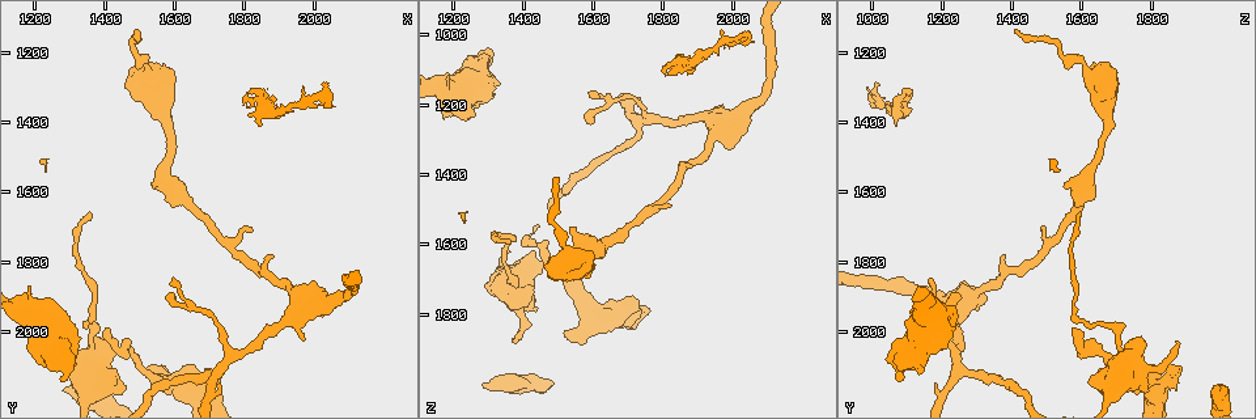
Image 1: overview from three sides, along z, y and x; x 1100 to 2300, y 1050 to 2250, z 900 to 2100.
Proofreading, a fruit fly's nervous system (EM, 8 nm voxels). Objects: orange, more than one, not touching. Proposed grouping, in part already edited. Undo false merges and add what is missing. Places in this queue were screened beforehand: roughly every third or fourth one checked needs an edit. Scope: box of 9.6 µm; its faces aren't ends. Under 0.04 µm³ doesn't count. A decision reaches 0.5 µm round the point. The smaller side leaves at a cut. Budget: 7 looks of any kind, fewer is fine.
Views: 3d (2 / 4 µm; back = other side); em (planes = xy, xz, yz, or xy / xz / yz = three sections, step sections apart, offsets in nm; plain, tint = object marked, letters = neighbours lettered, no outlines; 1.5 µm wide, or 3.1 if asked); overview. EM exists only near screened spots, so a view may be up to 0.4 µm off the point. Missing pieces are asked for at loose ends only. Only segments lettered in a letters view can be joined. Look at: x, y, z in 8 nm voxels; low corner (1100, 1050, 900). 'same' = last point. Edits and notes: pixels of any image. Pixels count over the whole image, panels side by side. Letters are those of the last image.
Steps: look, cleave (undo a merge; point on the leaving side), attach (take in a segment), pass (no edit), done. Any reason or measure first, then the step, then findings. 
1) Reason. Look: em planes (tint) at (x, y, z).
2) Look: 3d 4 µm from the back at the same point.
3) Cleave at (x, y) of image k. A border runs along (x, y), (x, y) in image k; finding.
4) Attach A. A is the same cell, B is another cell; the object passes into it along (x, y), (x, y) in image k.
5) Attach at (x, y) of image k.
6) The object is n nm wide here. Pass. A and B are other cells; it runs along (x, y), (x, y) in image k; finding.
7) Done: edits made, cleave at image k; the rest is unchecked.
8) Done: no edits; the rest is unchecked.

An open end. Look: em planes (letters) at (1450, 2160, 1660).

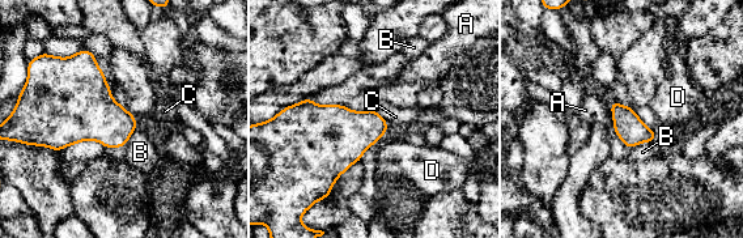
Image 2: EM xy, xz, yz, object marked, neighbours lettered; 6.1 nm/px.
The longest contact is with B, 160 nm. Pass. A, B, C and D are other cells; a border runs along (378, 113), (390, 127) in image 2; no lettered segment goes on from it.

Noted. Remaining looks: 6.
Free end. Look: 3d 2 µm at (1530, 1580, 1550).

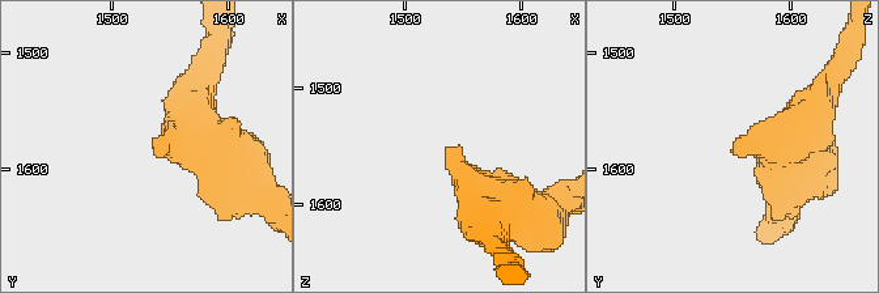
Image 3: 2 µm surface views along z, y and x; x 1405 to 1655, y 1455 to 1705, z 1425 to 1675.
Look: em xz step 4 (letters) at (1538, 1574, 1552).

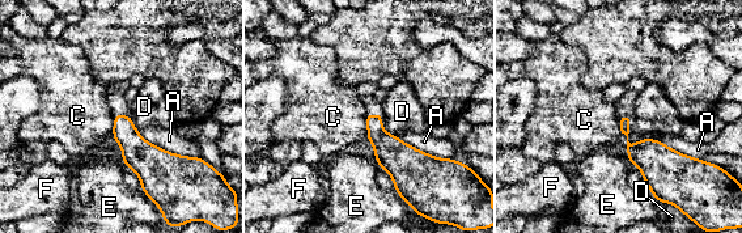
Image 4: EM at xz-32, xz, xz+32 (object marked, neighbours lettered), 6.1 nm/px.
Another direction. Look: em planes (letters) at the same point.

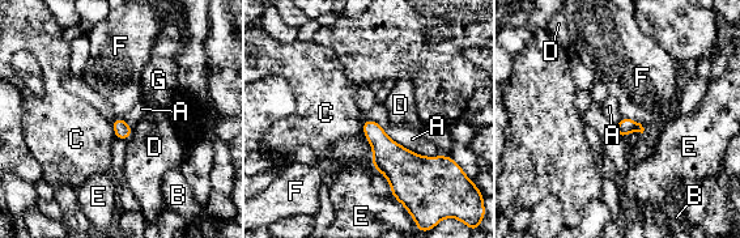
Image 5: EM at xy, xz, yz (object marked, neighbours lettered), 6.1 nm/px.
The object is 100 nm wide here. Pass. A, B, C, D, E, F and G are other cells; a border runs along (362, 120), (442, 156) in image 5; no lettered segment goes on from it.

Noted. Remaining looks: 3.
Free end. Look: em planes (letters) at (1500, 1140, 1410).

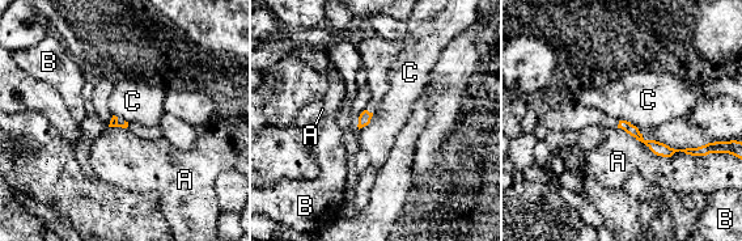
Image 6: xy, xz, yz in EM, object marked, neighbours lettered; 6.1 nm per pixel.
Pass. A, B and C are other cells; it runs along (622, 123), (660, 149), (691, 151) in image 6; none of them fits.

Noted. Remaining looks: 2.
Done: no edits; the rest is unchecked.

